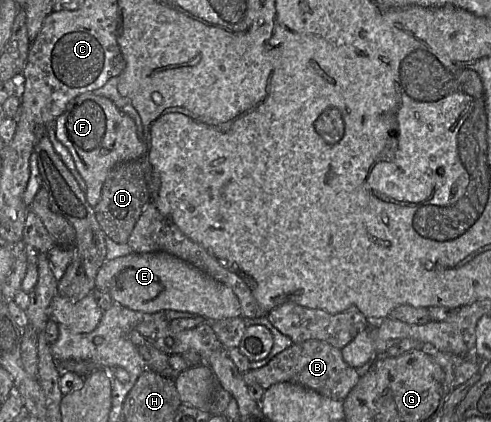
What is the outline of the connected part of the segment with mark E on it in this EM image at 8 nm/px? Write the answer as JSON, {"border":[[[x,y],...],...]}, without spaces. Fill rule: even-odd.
{"border":[[[132,252],[106,261],[96,274],[95,289],[109,294],[114,303],[143,313],[179,310],[213,320],[242,314],[240,302],[231,288],[166,252]]]}

